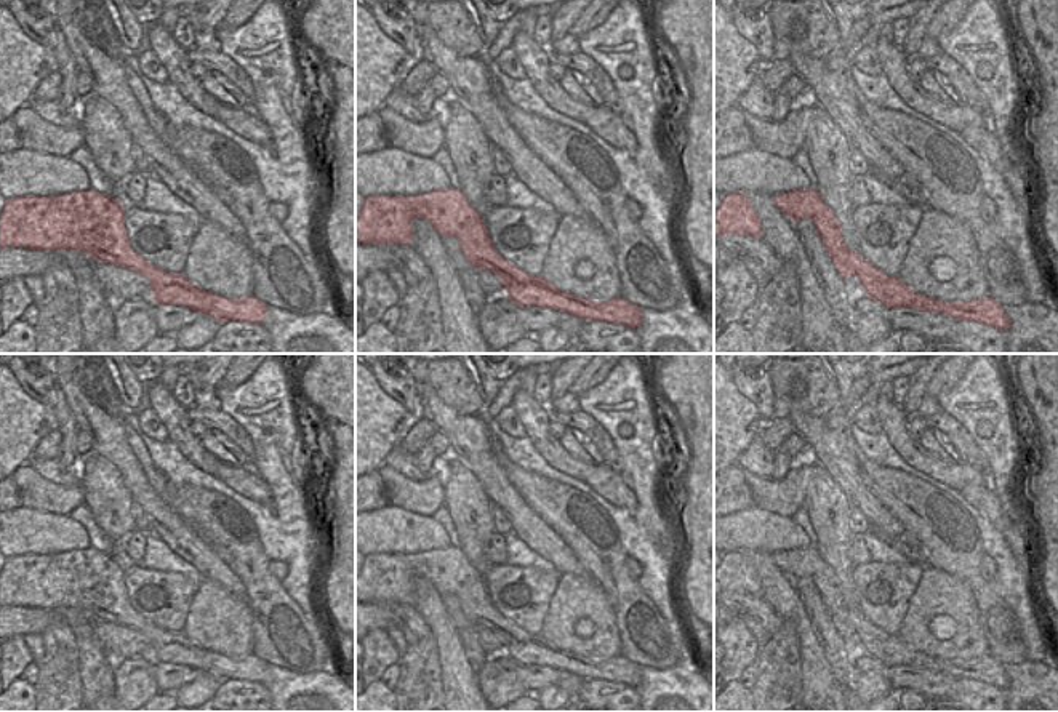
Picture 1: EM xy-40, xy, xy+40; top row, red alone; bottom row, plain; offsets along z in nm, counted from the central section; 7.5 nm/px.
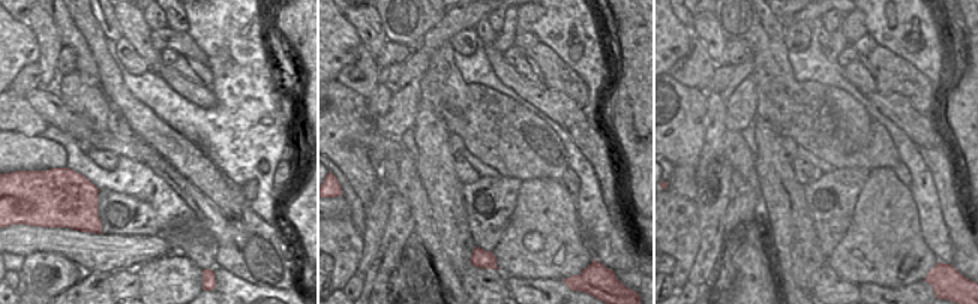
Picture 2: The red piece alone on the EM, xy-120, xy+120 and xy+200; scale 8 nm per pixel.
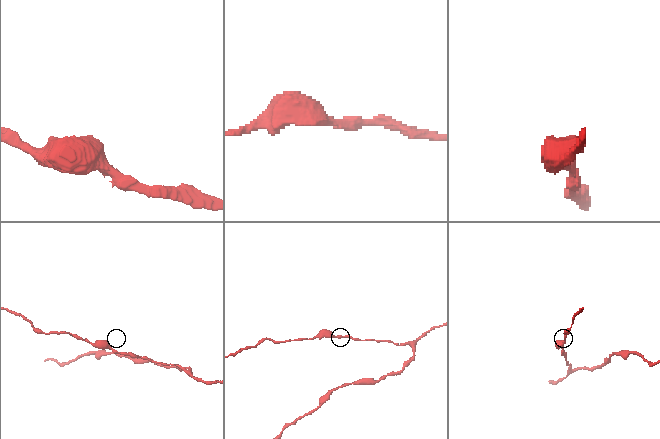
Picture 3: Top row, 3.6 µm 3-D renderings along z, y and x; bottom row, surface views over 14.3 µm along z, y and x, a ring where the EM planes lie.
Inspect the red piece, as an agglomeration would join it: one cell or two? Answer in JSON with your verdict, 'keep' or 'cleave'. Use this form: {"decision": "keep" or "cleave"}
{"decision": "keep"}

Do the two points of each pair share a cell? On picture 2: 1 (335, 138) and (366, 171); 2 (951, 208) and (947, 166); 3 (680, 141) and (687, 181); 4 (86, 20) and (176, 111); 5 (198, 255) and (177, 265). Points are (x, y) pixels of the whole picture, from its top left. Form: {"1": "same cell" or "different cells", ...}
{"1": "same cell", "2": "same cell", "3": "different cells", "4": "different cells", "5": "different cells"}

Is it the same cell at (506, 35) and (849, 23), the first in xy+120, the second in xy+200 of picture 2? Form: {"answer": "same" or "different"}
{"answer": "different"}

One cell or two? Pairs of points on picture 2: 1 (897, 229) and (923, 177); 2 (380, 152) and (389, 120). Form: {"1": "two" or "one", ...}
{"1": "two", "2": "two"}

